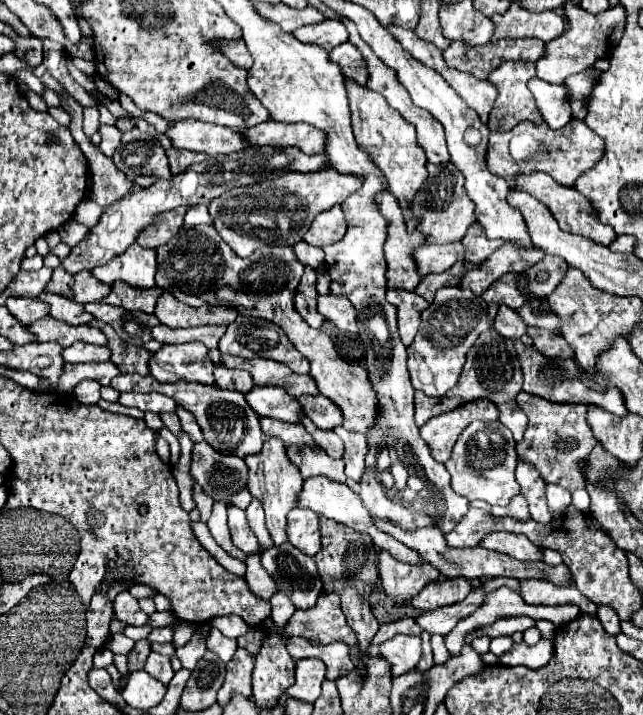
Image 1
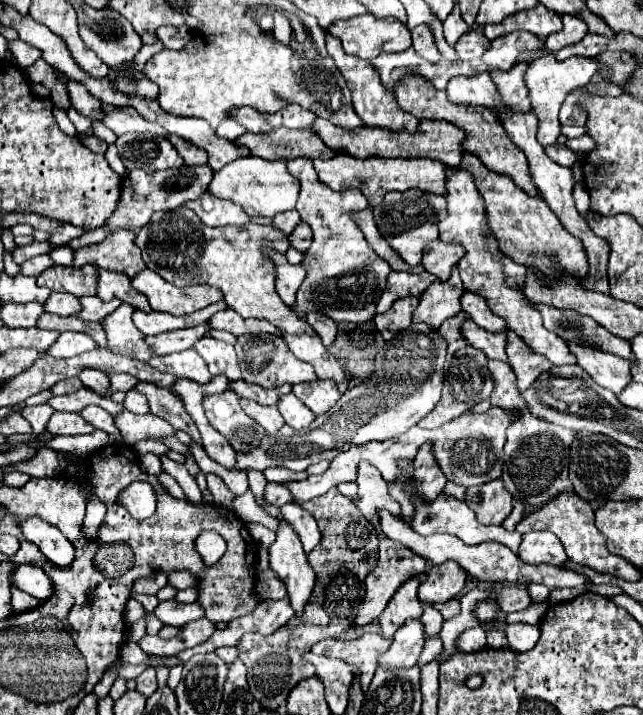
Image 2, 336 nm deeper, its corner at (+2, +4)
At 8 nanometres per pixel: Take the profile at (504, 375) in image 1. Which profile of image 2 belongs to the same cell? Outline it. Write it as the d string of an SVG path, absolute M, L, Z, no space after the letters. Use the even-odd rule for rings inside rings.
M468 347L466 351L460 351L460 353L454 353L454 355L448 355L446 357L446 371L444 371L444 389L442 389L442 399L438 401L438 405L424 417L420 419L420 427L424 429L434 429L434 427L440 427L456 417L460 417L462 413L470 411L476 403L484 401L490 397L490 393L494 391L494 379L488 371L488 357L474 349L474 347Z

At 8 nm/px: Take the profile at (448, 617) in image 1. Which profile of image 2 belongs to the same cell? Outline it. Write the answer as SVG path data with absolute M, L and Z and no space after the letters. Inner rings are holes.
M408 619L394 635L390 649L380 657L384 667L412 667L418 663L418 657L424 647L424 625L420 619Z

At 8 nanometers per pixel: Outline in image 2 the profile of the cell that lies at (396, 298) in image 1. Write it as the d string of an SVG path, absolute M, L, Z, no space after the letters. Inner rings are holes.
M402 297L402 299L394 301L394 305L384 315L376 315L374 317L376 329L382 333L382 337L386 341L392 341L400 331L410 327L412 311L416 307L418 307L418 299L416 297Z

